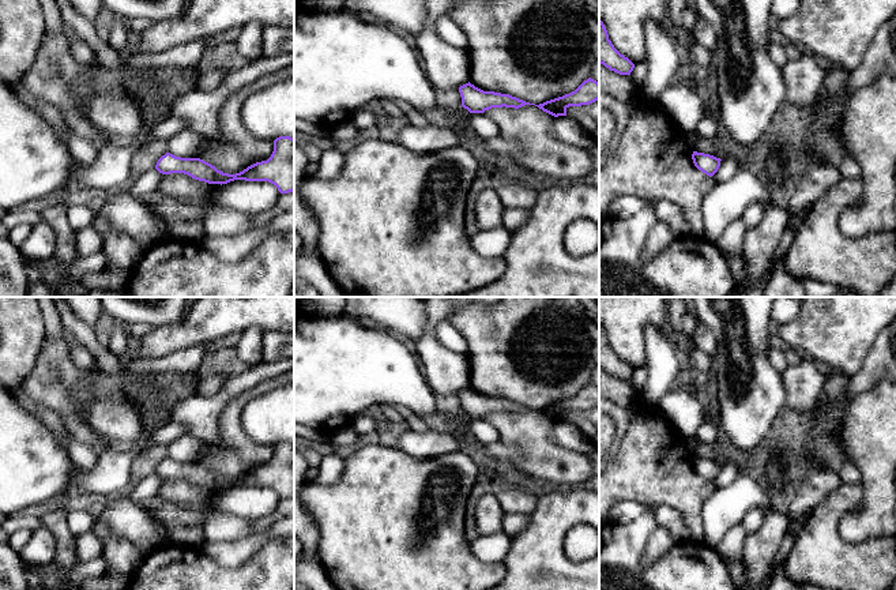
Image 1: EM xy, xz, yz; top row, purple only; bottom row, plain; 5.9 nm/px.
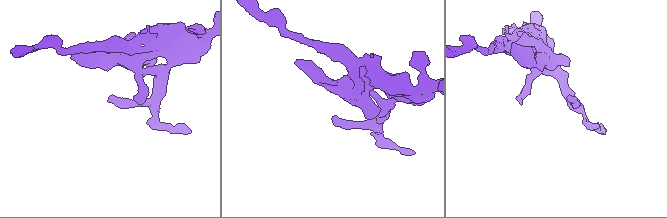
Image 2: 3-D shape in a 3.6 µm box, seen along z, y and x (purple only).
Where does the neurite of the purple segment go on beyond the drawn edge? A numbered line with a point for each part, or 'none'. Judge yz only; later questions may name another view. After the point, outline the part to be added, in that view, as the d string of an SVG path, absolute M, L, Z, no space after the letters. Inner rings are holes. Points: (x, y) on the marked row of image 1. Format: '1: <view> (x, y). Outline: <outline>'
none

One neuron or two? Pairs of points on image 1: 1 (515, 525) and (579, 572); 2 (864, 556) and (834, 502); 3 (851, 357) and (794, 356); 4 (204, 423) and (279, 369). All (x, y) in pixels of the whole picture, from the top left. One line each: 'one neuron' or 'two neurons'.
1: two neurons
2: one neuron
3: two neurons
4: one neuron

